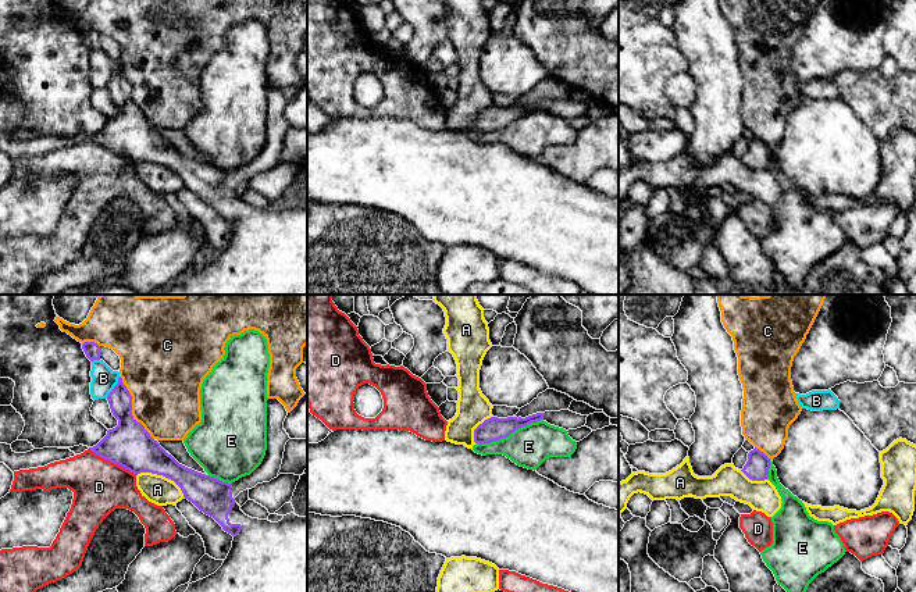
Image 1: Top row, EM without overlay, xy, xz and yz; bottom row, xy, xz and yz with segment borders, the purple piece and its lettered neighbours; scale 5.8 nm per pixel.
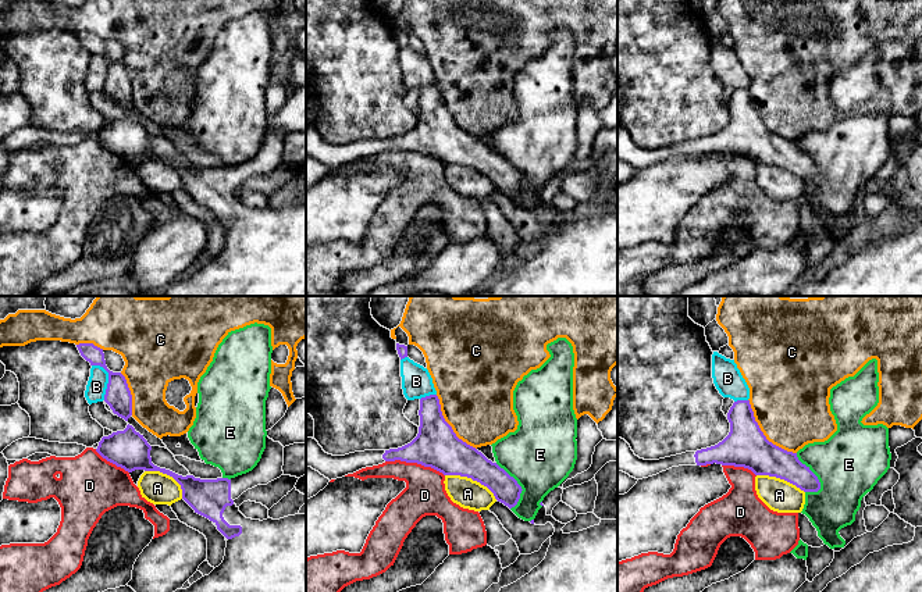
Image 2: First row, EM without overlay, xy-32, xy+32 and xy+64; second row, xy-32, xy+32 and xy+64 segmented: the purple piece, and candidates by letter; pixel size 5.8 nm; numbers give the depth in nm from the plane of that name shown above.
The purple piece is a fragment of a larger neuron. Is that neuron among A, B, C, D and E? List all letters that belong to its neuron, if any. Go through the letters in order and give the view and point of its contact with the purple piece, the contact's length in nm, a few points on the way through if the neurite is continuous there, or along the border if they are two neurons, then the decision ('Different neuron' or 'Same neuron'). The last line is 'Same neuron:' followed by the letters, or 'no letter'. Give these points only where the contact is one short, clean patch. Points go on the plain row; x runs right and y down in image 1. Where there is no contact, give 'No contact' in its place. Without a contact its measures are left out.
A: Touches purple at xy (163, 164). Shared border 300 nm. Boundary: xy (136, 163), (161, 163), (170, 167), (184, 185). Different neuron
B: Touches purple at xy (114, 77). Shared border 150 nm. Different neuron
C: Touches purple at xy (131, 96). Shared border 420 nm. Different neuron
D: Touches purple at xy (113, 150). Shared border 320 nm. Boundary: xy (89, 136), (104, 148), (128, 157), (135, 164). Different neuron
E: Touches purple at xz (509, 122). Shared border 420 nm. Different neuron
Same neuron: no letter

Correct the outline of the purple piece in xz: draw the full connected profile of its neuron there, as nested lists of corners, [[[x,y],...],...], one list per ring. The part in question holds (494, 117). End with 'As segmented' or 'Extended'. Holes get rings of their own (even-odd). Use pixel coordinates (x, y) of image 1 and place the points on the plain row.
[[[537,101],[537,103],[528,104],[525,107],[491,106],[474,118],[474,131],[475,132],[491,132],[491,131],[507,126],[510,122],[513,122],[518,117],[525,115],[531,111],[541,110],[541,108],[543,108],[543,101]]]. As segmented

